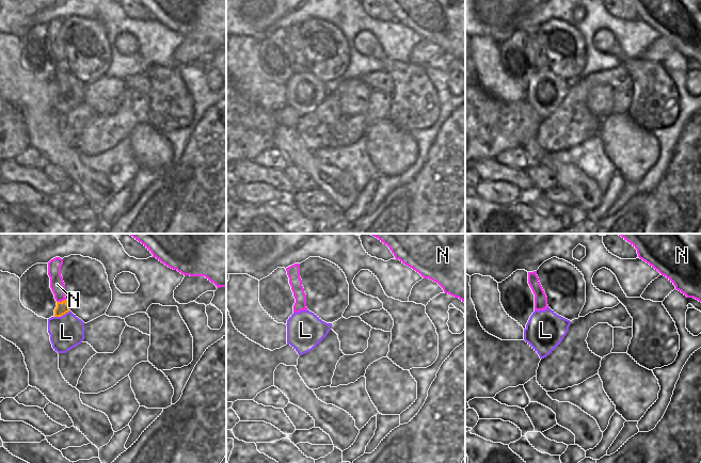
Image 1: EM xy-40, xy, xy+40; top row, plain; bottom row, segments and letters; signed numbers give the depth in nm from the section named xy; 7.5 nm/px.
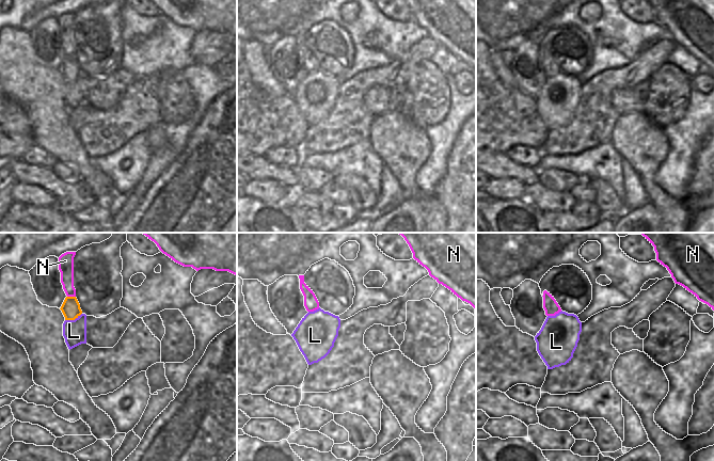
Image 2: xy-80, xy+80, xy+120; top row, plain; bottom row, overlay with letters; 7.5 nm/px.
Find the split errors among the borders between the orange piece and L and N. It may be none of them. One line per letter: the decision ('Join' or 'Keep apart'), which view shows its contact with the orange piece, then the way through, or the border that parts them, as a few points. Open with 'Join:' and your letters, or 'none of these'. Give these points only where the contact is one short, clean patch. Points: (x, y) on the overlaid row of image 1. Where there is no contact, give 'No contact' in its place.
Join: none of these
L: Keep apart. Touches orange in xy-40. Boundary: xy-40 (69, 310), (54, 317)
N: Keep apart. Touches orange in xy-40.

